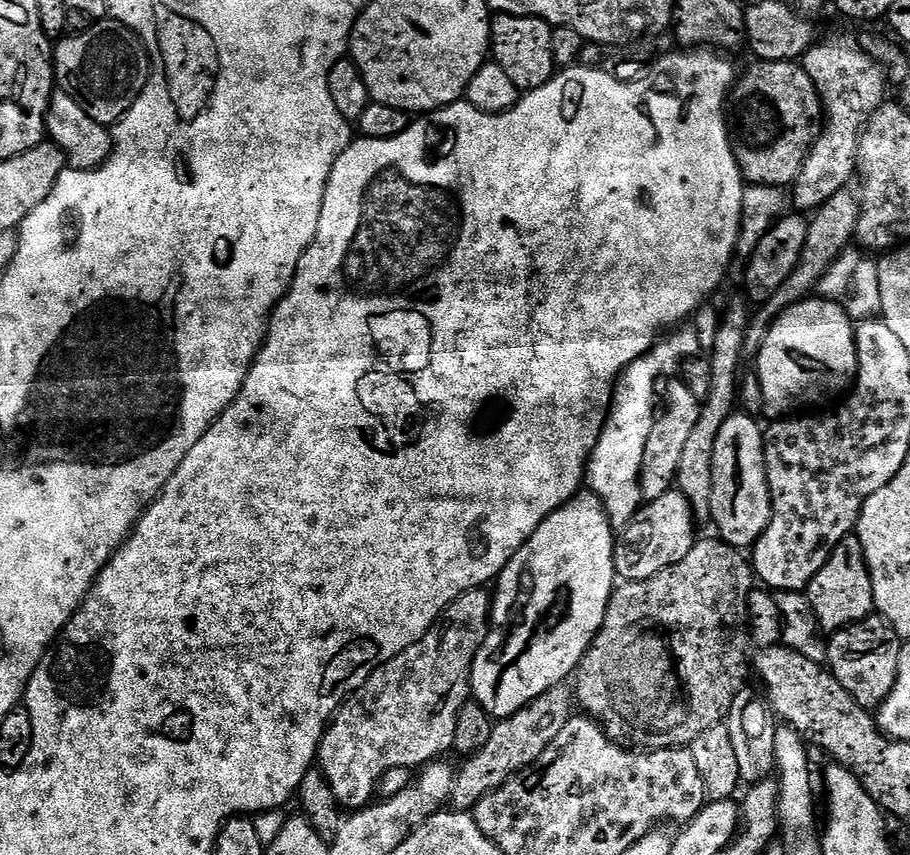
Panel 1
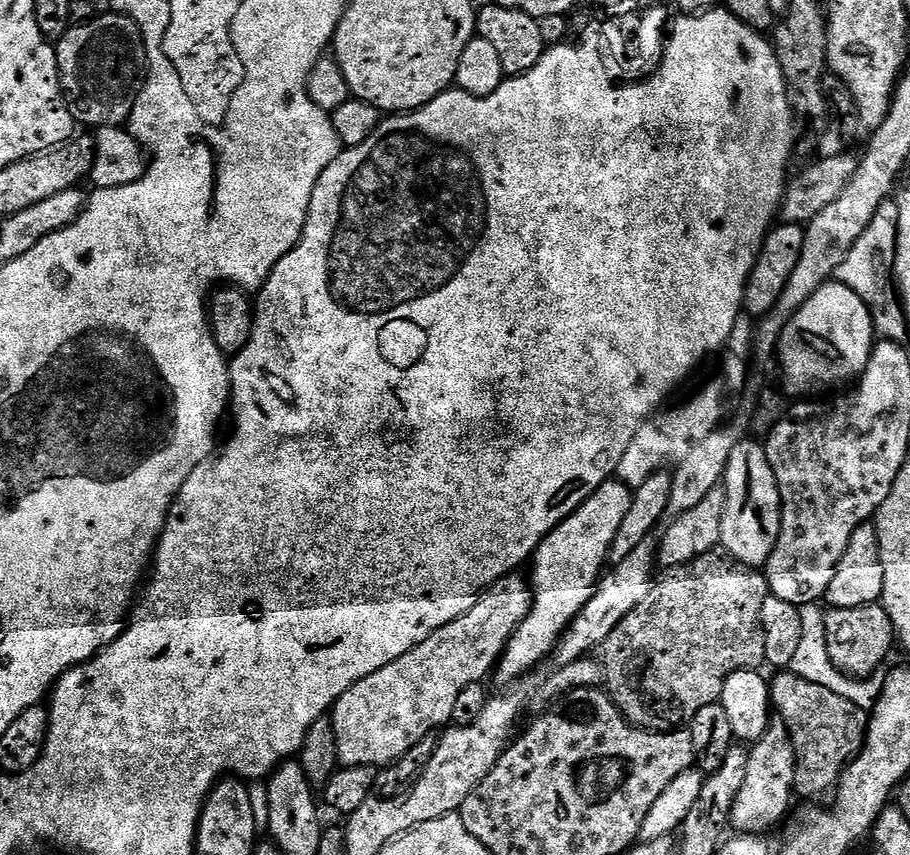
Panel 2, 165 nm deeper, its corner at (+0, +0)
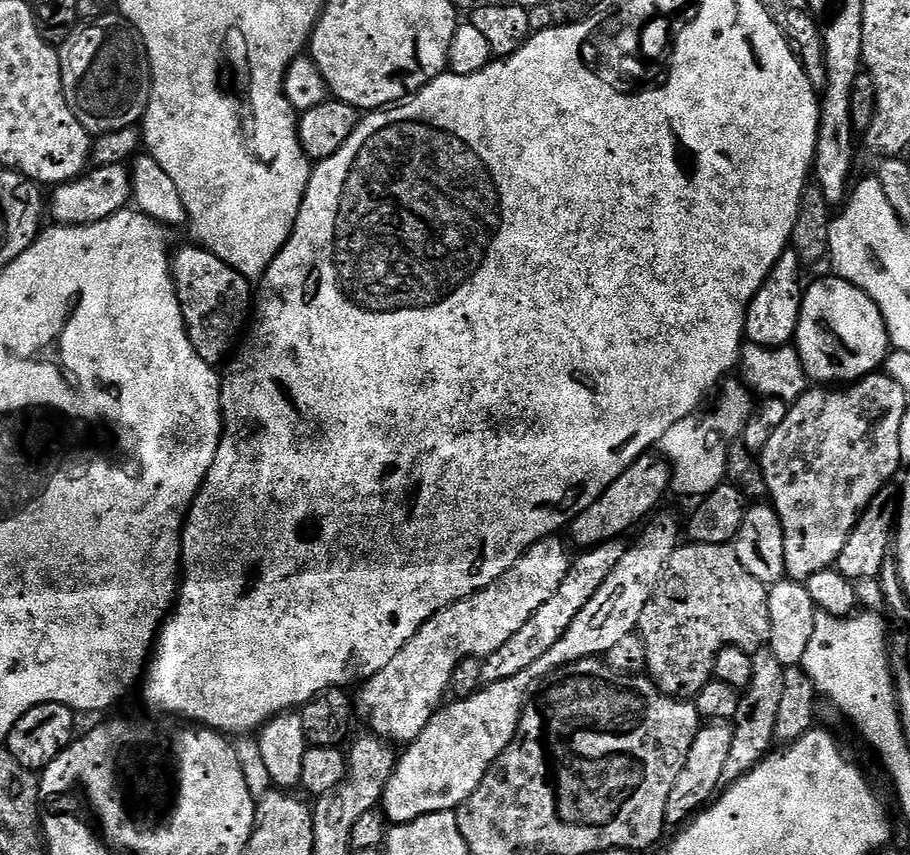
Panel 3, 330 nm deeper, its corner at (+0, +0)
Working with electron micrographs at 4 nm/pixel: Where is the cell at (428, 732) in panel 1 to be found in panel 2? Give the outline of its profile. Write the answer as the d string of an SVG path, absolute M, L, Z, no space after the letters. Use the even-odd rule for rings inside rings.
M520 574L504 576L489 584L458 618L434 630L430 638L350 686L336 700L330 713L334 734L338 734L341 765L377 769L395 765L435 728L443 729L451 721L458 694L471 683L487 681L487 676L489 679L508 639L515 634L530 607L529 581L525 577L523 580Z

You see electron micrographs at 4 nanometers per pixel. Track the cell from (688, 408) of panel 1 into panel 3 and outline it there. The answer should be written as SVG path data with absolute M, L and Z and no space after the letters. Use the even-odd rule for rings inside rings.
M620 538L604 540L595 548L581 551L581 556L577 555L573 559L570 570L566 570L566 578L562 578L562 586L558 586L556 593L544 605L538 606L534 618L529 618L526 626L522 626L522 630L513 634L498 650L494 650L494 654L483 657L482 680L485 685L514 678L514 674L522 674L522 670L534 666L534 662L538 662L538 658L542 658L546 650L557 644L558 638L562 638L566 630L570 630L570 622L574 622L574 618L582 614L586 602L590 602L590 598L594 598L594 594L602 590L602 582L606 582L606 578L610 578L610 574L614 574L614 570L622 562L626 551L624 542Z

